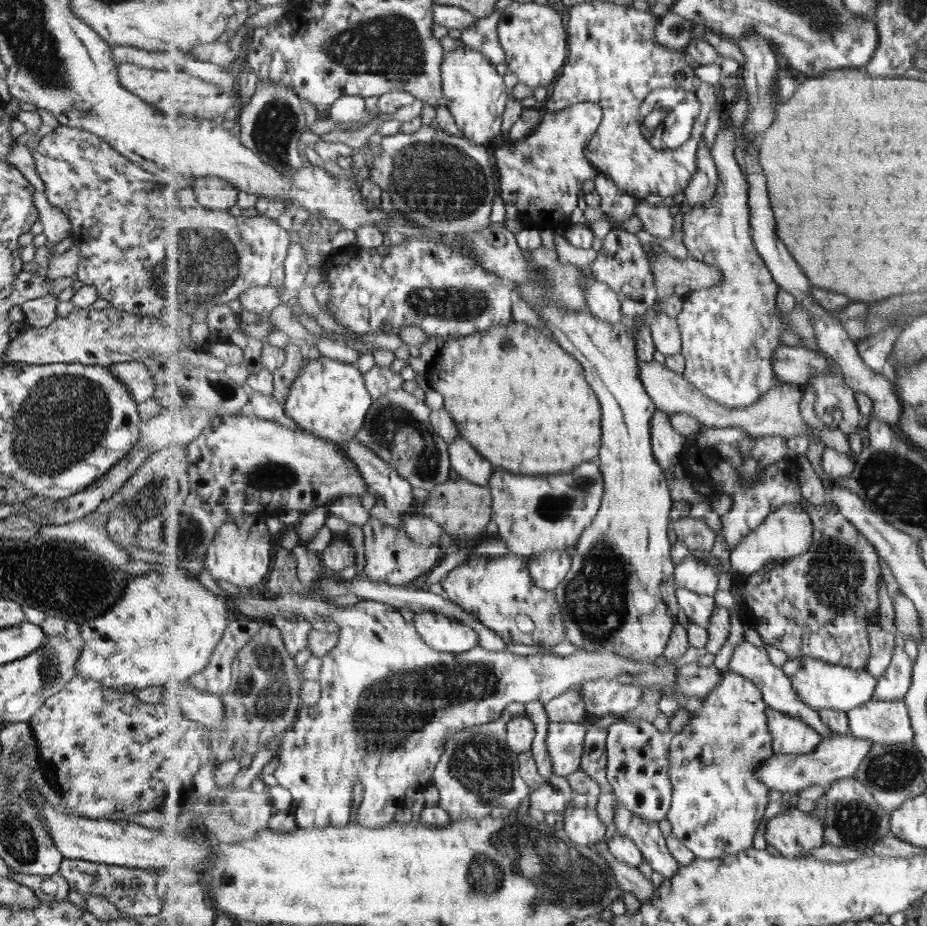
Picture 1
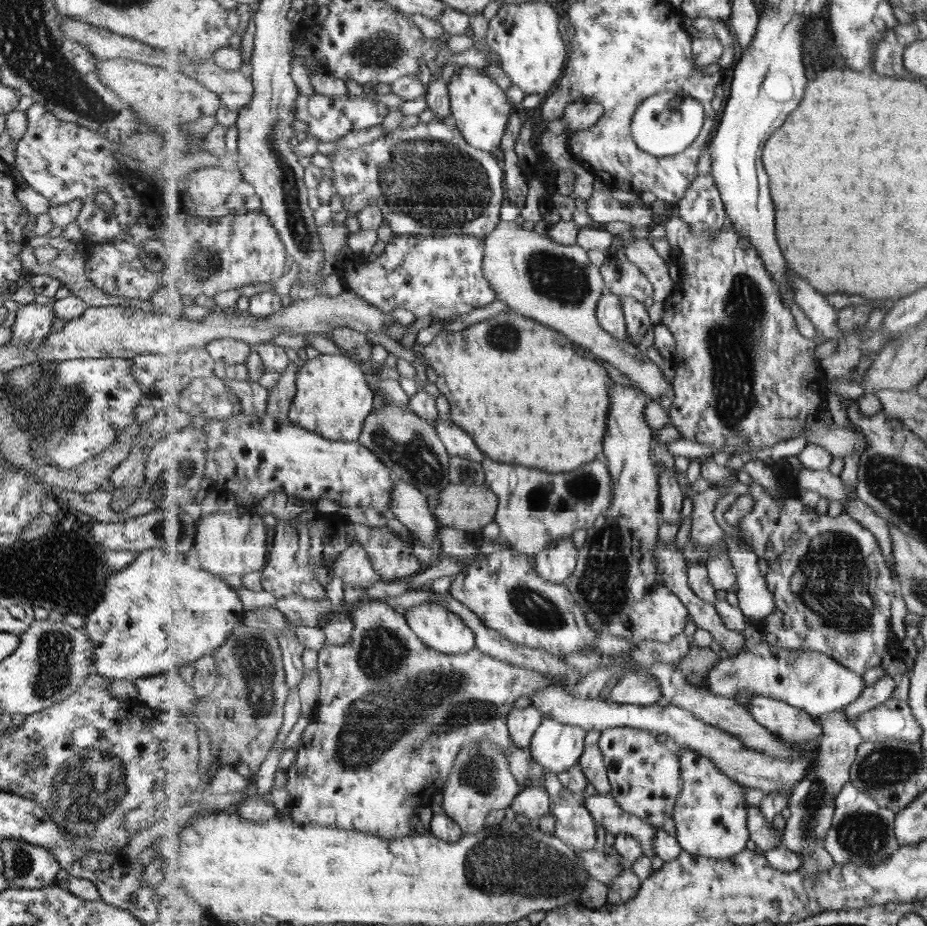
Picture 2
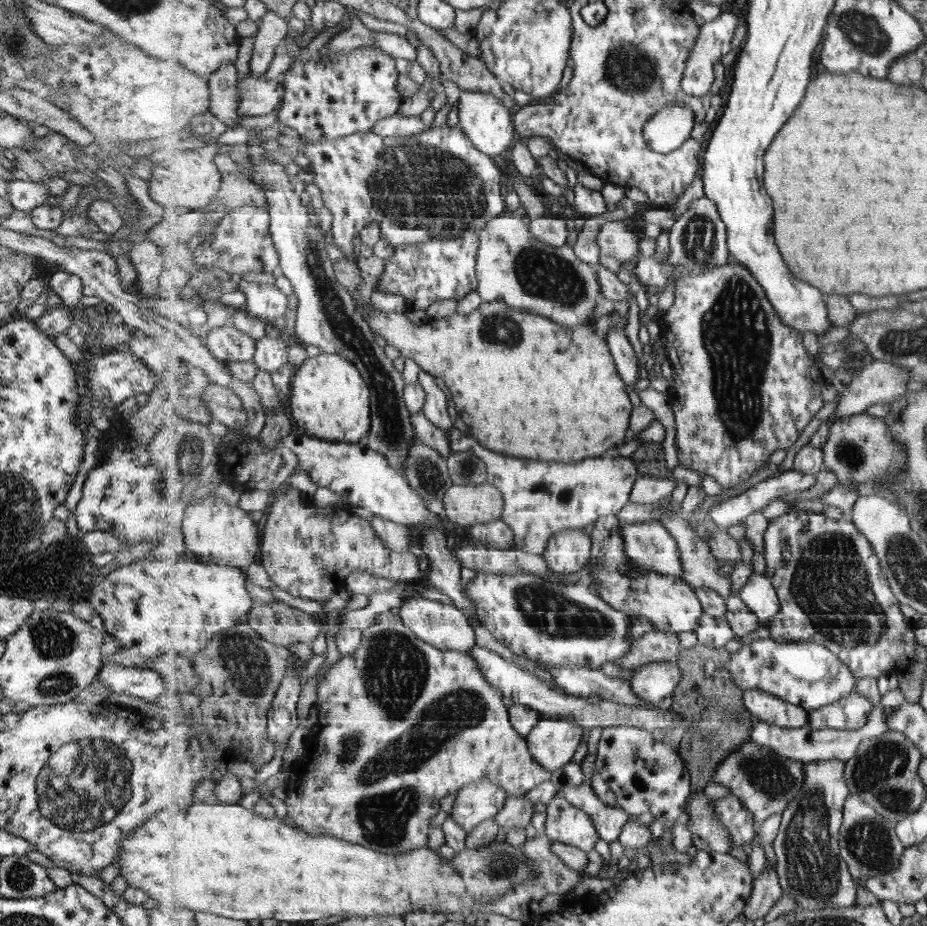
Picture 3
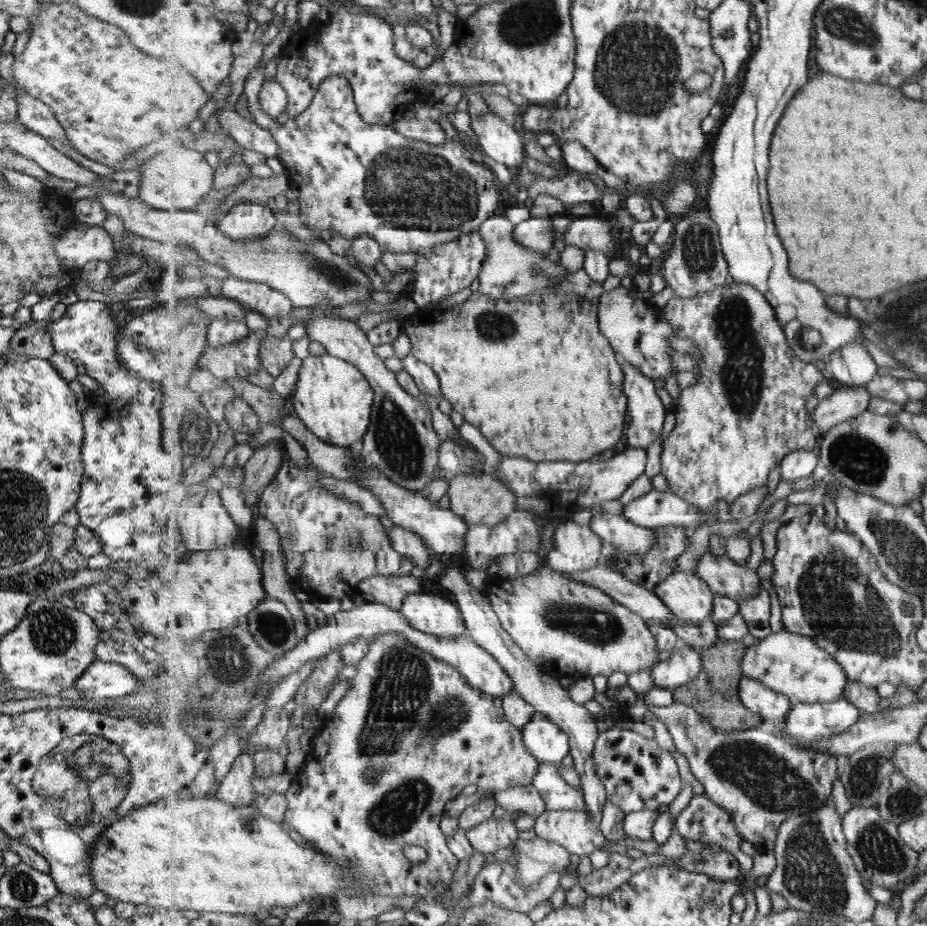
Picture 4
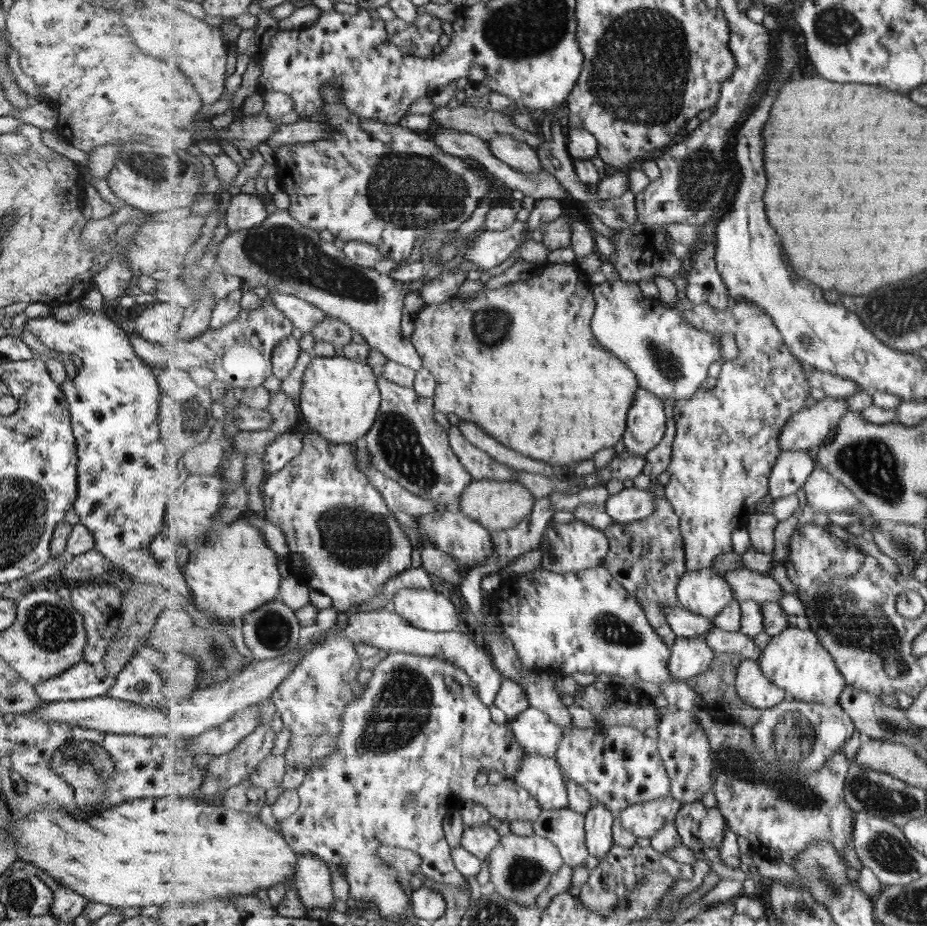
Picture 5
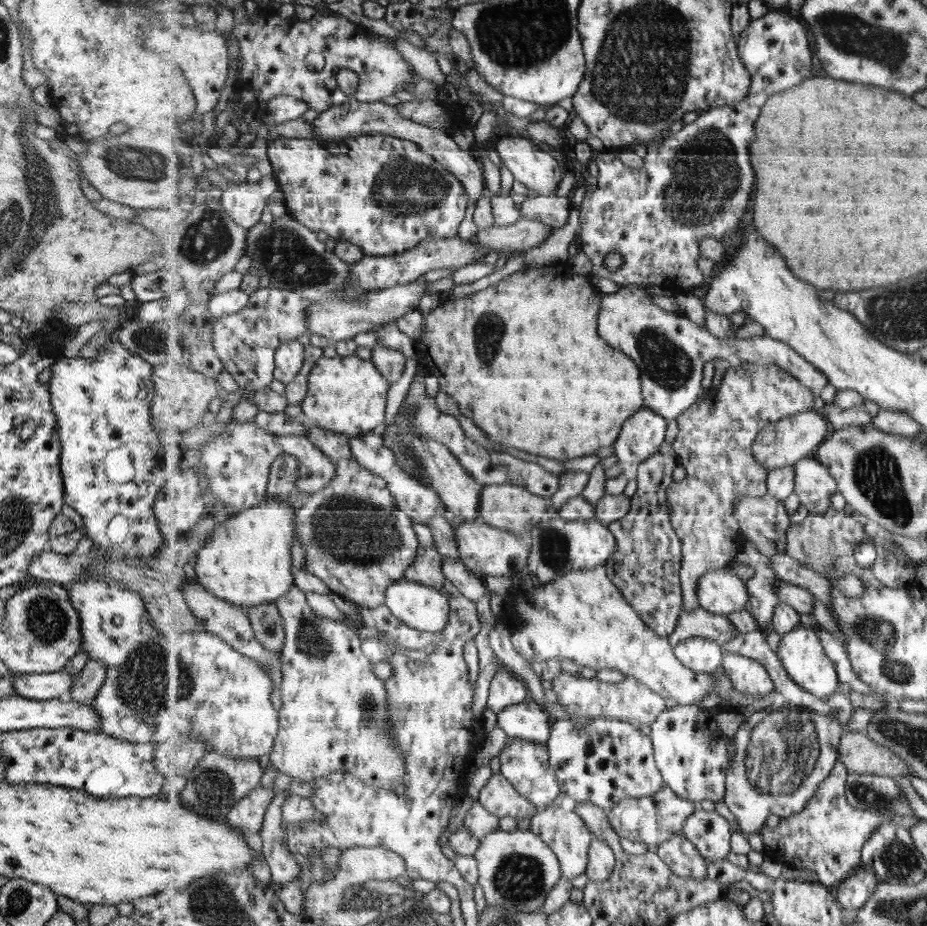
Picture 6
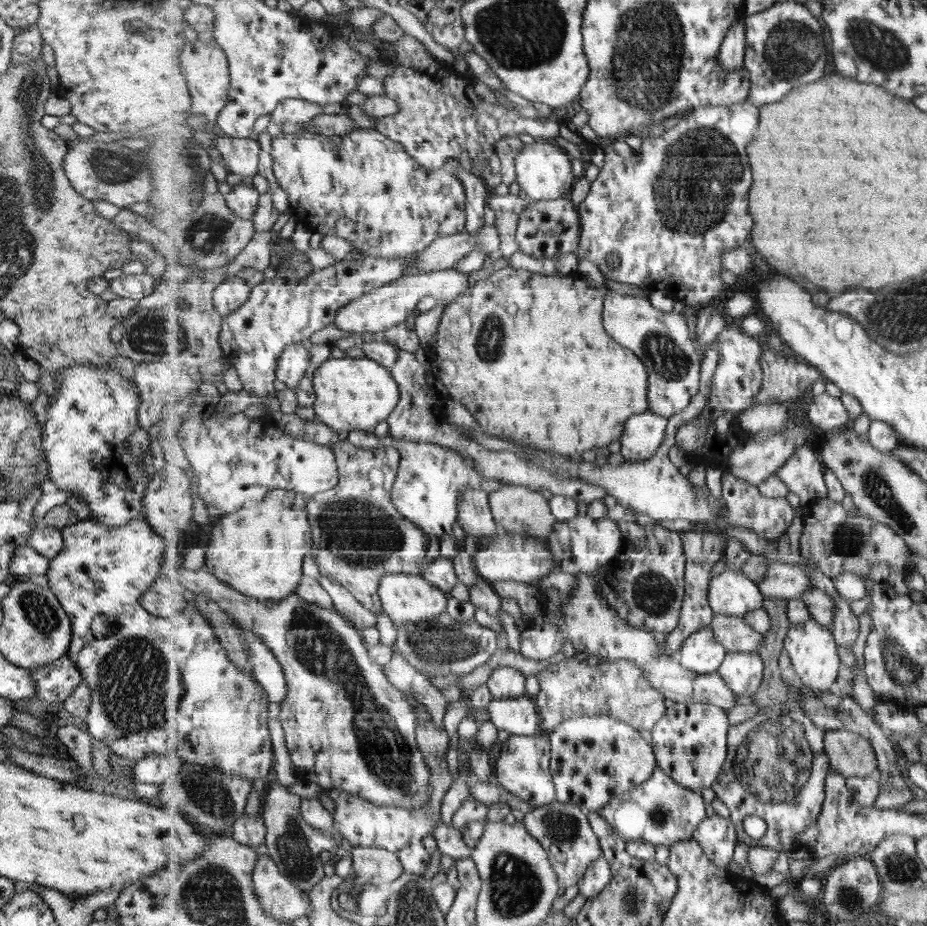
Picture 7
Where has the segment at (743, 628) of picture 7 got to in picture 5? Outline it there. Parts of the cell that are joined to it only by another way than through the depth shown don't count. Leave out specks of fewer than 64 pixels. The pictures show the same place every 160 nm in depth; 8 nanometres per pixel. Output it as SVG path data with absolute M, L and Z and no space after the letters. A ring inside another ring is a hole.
M681 604L667 606L667 609L664 609L664 611L670 620L671 628L676 632L678 637L703 637L715 625L714 620L712 621L706 616L695 614L681 606Z

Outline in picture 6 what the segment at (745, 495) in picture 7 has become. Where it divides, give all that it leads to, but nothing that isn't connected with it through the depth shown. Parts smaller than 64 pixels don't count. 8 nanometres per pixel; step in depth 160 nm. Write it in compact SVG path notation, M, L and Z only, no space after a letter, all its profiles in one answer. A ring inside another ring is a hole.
M769 494L762 497L743 495L736 502L735 517L741 524L741 535L763 554L786 554L791 515L782 500Z

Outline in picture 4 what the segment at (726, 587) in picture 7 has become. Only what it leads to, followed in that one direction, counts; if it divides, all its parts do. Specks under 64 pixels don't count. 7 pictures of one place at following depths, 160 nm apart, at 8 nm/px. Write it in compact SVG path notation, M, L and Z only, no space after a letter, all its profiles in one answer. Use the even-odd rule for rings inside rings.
M677 572L657 586L655 592L669 610L688 625L698 625L714 613L717 592L695 573Z

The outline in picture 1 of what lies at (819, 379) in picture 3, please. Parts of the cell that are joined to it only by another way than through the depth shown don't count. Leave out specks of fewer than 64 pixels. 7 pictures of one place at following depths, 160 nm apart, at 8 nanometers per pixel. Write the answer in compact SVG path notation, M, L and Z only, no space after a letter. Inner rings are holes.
M727 119L726 127L721 129L711 150L720 174L715 199L703 207L692 207L691 212L683 216L681 224L682 242L689 256L720 268L724 279L720 285L710 289L689 291L683 297L682 310L677 315L682 332L681 353L686 362L684 377L701 393L731 409L756 404L769 390L784 384L777 378L773 363L775 351L783 345L781 334L788 335L790 330L788 318L777 309L780 286L775 282L766 260L755 246L751 224L750 184L736 157L737 139L734 127L728 124Z

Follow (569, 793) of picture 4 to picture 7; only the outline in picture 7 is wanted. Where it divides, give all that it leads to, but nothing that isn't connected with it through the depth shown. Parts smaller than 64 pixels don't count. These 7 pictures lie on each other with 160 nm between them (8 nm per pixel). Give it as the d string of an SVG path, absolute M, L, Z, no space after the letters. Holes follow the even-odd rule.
M542 734L510 736L502 753L496 758L495 773L498 782L511 794L519 796L531 807L551 805L557 801L554 774L550 769L552 744L549 736Z

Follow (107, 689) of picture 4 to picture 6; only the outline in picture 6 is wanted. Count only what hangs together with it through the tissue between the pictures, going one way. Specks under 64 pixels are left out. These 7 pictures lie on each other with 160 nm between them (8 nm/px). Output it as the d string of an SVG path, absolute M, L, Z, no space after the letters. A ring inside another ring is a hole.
M64 670L41 674L15 674L13 679L14 694L33 700L57 699L59 694L70 692L75 684L75 674Z

